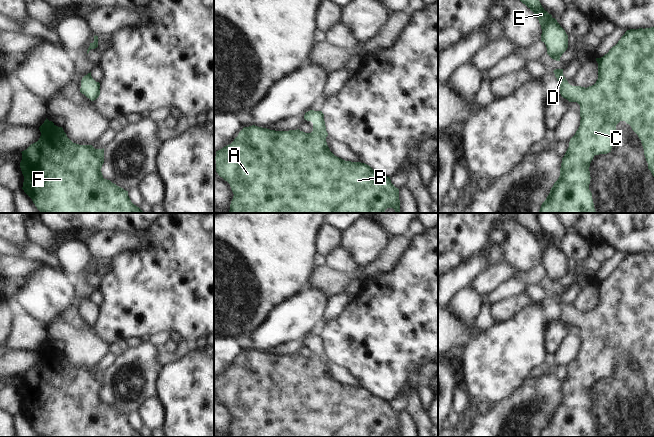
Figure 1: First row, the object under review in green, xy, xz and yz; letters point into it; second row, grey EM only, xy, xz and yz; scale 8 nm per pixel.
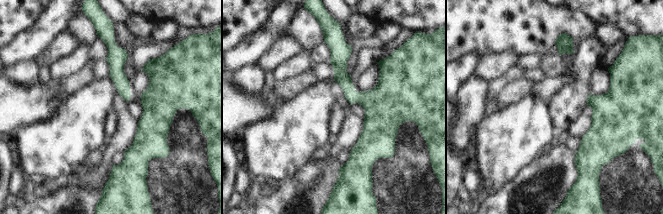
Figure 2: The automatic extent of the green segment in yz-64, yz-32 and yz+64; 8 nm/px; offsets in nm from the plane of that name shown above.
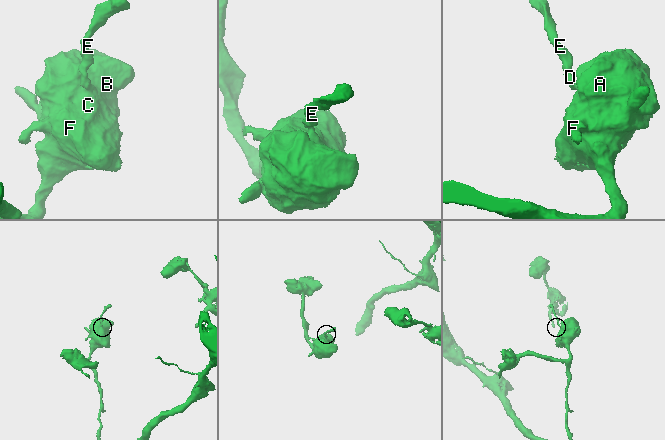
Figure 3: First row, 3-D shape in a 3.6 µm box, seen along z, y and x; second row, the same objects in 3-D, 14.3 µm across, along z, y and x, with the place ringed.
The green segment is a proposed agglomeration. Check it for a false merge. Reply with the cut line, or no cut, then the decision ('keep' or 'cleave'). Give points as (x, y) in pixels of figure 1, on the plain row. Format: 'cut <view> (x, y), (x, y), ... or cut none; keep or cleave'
cut none; keep

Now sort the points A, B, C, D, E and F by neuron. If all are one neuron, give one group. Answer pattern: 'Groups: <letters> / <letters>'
Groups: A B C D E F

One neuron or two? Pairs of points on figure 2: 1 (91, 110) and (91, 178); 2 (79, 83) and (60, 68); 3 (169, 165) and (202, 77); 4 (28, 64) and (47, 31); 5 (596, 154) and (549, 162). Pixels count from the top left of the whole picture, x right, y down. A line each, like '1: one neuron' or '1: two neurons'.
1: two neurons
2: two neurons
3: one neuron
4: two neurons
5: two neurons

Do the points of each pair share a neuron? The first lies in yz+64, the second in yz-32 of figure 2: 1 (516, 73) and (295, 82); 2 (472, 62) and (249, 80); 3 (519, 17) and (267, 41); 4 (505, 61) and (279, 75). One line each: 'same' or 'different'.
1: different
2: different
3: different
4: different

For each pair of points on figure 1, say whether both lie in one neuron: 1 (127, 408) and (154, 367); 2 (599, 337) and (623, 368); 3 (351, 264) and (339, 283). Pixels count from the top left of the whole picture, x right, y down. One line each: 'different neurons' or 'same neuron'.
1: same neuron
2: same neuron
3: different neurons

